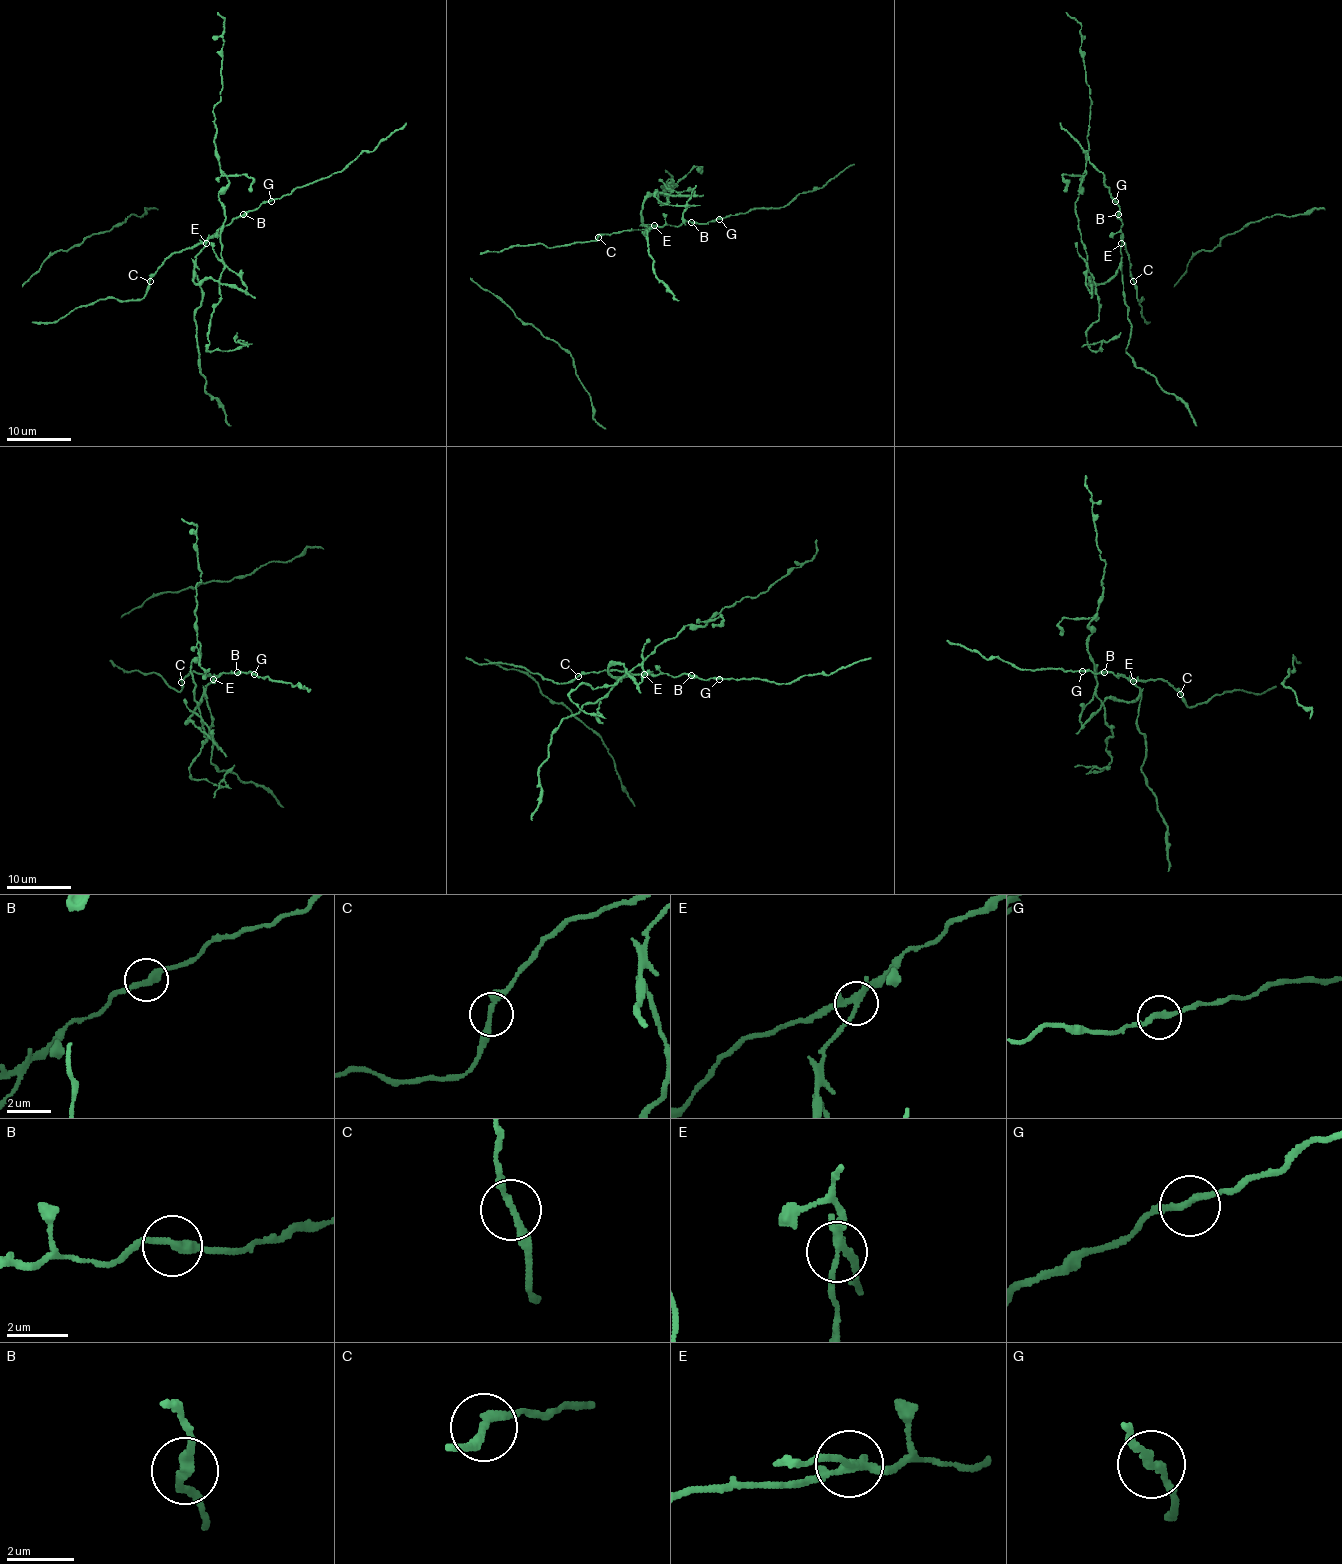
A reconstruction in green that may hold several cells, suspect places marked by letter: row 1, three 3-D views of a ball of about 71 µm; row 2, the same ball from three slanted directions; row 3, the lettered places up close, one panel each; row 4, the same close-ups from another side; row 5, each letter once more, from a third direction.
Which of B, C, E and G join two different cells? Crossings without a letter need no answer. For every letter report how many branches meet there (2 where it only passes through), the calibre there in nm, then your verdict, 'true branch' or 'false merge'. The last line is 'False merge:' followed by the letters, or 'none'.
B: branches 2; calibre 320 nm; true branch
C: branches 2; calibre 220 nm; true branch
E: branches 3; calibre 240 nm; false merge
G: branches 2; calibre 220 nm; true branch
False merge: E

